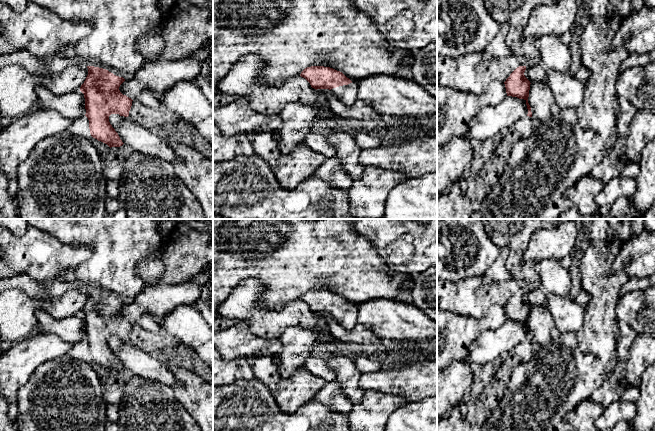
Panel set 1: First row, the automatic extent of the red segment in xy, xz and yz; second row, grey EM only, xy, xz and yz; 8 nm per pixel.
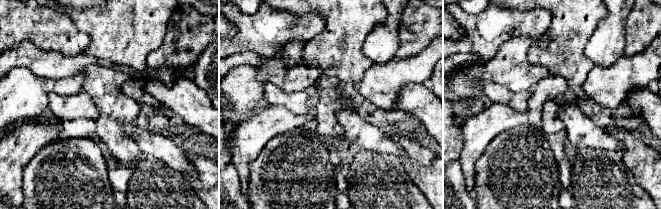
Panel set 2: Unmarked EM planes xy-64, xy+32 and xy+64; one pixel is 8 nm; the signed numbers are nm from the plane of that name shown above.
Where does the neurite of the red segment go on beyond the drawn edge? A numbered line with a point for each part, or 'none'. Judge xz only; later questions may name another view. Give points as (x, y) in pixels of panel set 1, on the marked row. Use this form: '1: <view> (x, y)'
1: xz (347, 94)

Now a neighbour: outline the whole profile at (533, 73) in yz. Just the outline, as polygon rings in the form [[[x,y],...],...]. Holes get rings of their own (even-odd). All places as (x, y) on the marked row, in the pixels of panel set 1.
[[[544,35],[535,39],[535,47],[540,54],[539,63],[527,66],[525,77],[530,81],[546,81],[547,72],[556,70],[568,72],[572,63],[569,44],[561,41],[556,35]]]

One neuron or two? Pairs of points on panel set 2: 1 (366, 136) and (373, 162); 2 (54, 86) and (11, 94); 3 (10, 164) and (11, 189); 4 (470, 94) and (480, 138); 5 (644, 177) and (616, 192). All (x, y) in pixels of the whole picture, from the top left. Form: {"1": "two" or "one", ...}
{"1": "two", "2": "one", "3": "one", "4": "two", "5": "two"}

